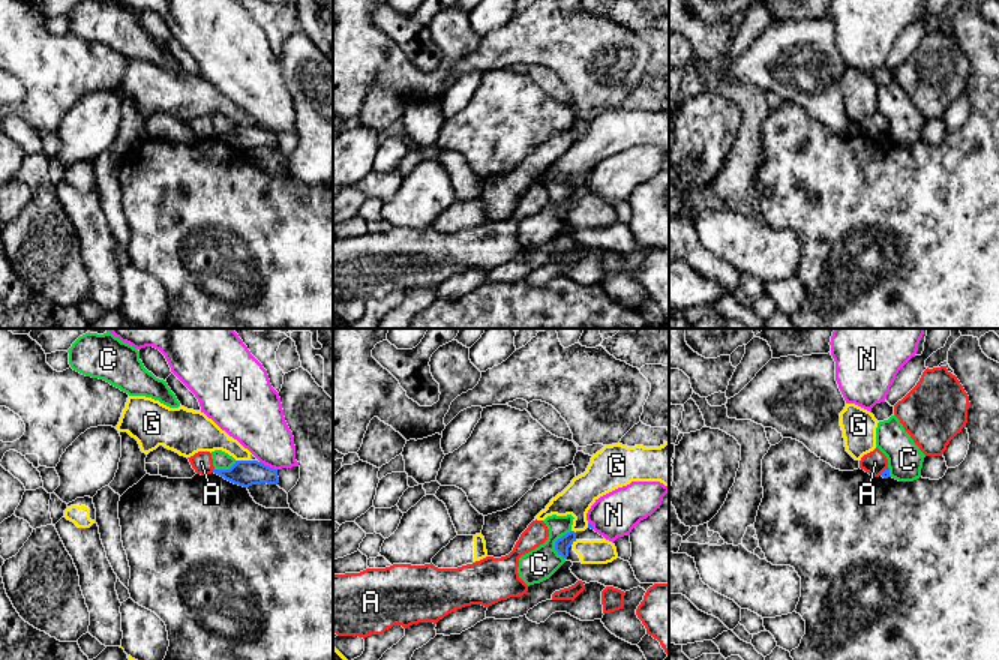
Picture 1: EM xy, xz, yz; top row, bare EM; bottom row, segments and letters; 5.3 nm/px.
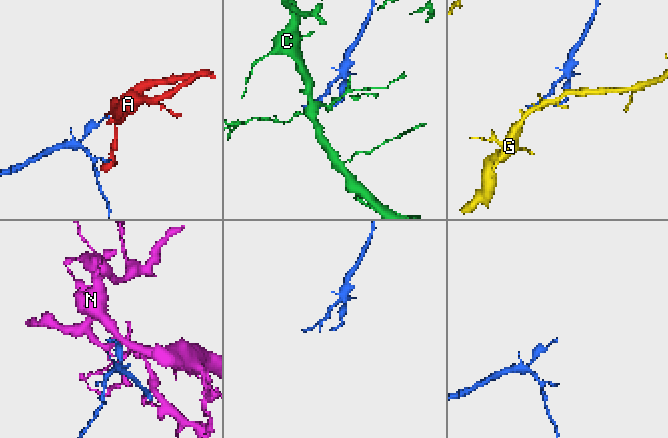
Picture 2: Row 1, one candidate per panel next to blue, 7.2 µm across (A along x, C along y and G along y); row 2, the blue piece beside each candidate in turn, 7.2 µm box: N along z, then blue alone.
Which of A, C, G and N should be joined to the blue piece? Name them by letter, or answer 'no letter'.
no letter

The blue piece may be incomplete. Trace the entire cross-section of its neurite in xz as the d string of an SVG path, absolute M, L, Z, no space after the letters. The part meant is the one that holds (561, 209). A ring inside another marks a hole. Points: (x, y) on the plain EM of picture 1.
M570 195L566 200L562 200L561 202L558 202L555 206L555 214L558 216L558 219L561 219L562 222L567 224L568 220L568 212L576 206L576 196Z

